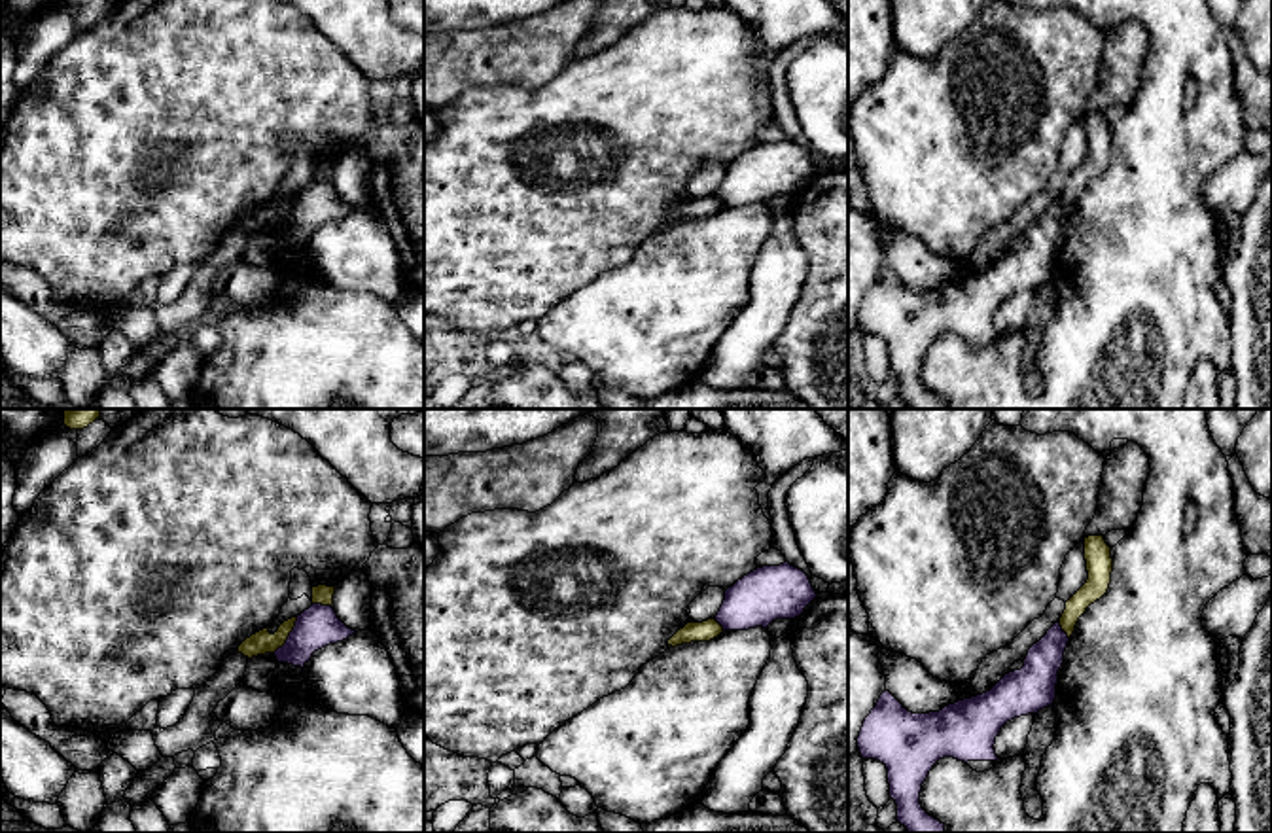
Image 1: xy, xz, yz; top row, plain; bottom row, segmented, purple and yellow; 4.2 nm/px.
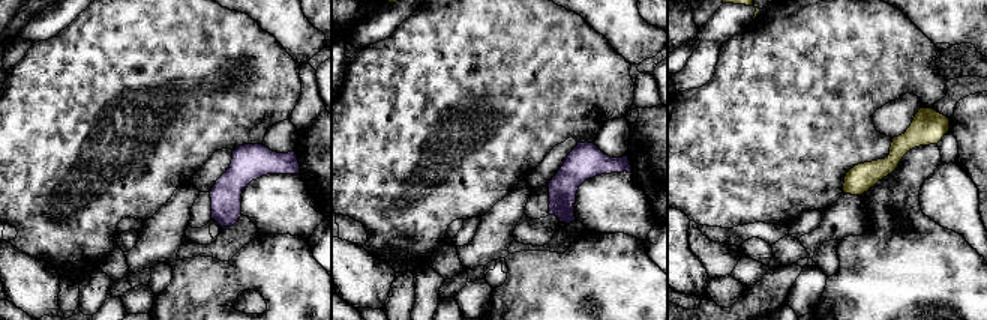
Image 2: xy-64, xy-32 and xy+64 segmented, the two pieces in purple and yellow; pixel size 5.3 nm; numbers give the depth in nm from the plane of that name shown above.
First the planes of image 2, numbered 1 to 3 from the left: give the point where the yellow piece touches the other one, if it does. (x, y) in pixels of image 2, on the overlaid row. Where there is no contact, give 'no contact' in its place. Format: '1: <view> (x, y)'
1: no contact
2: no contact
3: no contact

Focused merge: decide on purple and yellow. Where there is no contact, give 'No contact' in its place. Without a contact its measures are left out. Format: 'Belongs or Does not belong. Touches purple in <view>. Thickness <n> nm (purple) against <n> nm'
Does not belong. Touches purple in xy. Thickness 180 nm (purple) against 100 nm

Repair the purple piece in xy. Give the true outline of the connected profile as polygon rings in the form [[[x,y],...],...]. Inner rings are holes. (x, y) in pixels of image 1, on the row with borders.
[[[312,604],[297,615],[293,630],[286,644],[274,651],[274,657],[278,663],[301,666],[305,674],[305,665],[314,651],[343,642],[354,632],[337,617],[331,606]]]

